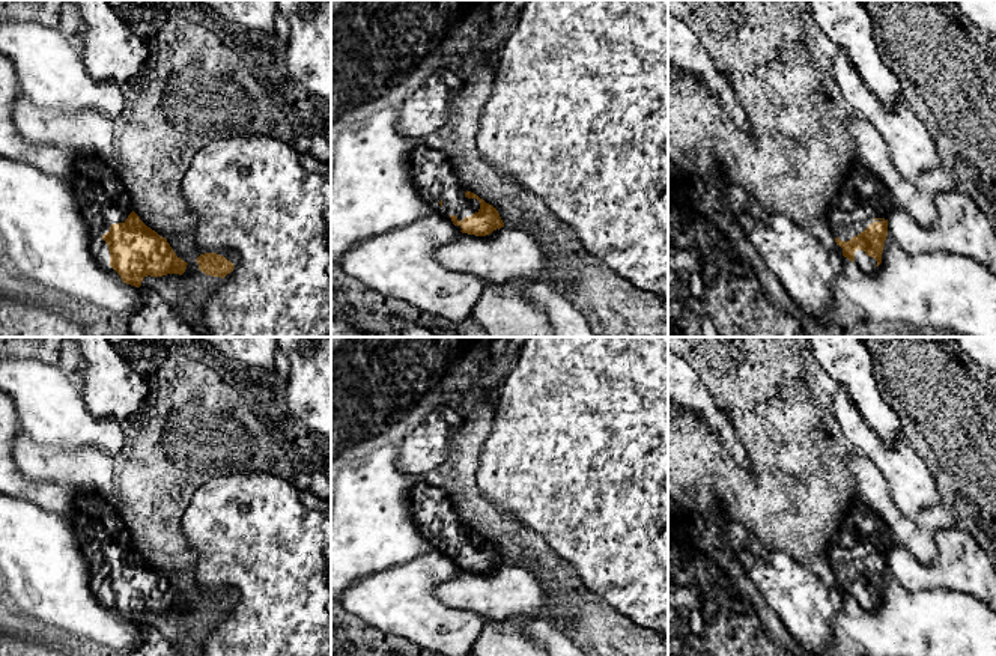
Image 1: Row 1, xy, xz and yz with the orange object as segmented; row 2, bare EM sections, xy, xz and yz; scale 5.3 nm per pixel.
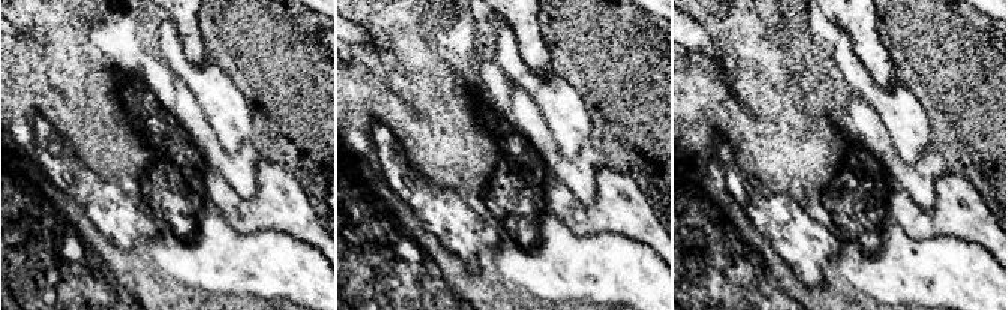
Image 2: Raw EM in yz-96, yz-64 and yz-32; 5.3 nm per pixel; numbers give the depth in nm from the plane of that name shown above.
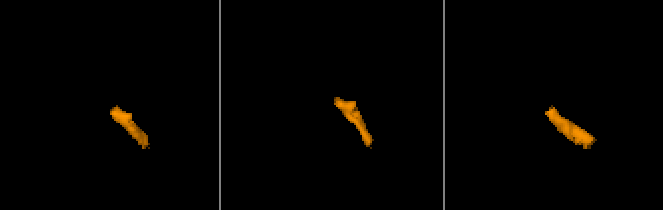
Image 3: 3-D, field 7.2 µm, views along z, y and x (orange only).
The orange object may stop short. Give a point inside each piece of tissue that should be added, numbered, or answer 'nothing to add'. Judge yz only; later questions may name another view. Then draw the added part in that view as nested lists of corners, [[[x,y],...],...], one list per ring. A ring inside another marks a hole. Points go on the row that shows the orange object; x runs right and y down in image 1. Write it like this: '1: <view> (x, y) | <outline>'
1: yz (862, 197) | [[[855,162],[827,212],[834,238],[850,241],[871,223],[888,220],[894,200],[886,187],[862,164]]]

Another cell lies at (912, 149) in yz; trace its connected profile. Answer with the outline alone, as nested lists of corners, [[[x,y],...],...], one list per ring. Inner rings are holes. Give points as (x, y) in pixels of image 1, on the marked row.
[[[837,48],[832,74],[852,110],[883,137],[892,164],[904,179],[915,182],[922,173],[942,169],[937,144],[912,108],[906,102],[885,107],[841,48]]]

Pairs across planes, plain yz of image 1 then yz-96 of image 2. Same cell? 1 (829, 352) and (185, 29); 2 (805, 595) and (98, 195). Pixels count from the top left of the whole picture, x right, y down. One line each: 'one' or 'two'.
1: one
2: one

